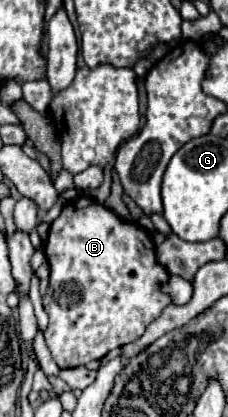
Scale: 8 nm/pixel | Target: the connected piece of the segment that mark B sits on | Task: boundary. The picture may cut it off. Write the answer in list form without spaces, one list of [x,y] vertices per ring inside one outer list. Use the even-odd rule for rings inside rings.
[[[80,194],[62,206],[60,216],[50,226],[44,254],[50,266],[50,284],[44,296],[44,310],[50,316],[50,324],[44,338],[60,368],[102,360],[110,350],[142,336],[146,326],[172,304],[172,296],[162,290],[162,284],[168,282],[170,274],[156,258],[152,232],[134,222],[122,220],[110,208],[98,204],[86,194]]]

